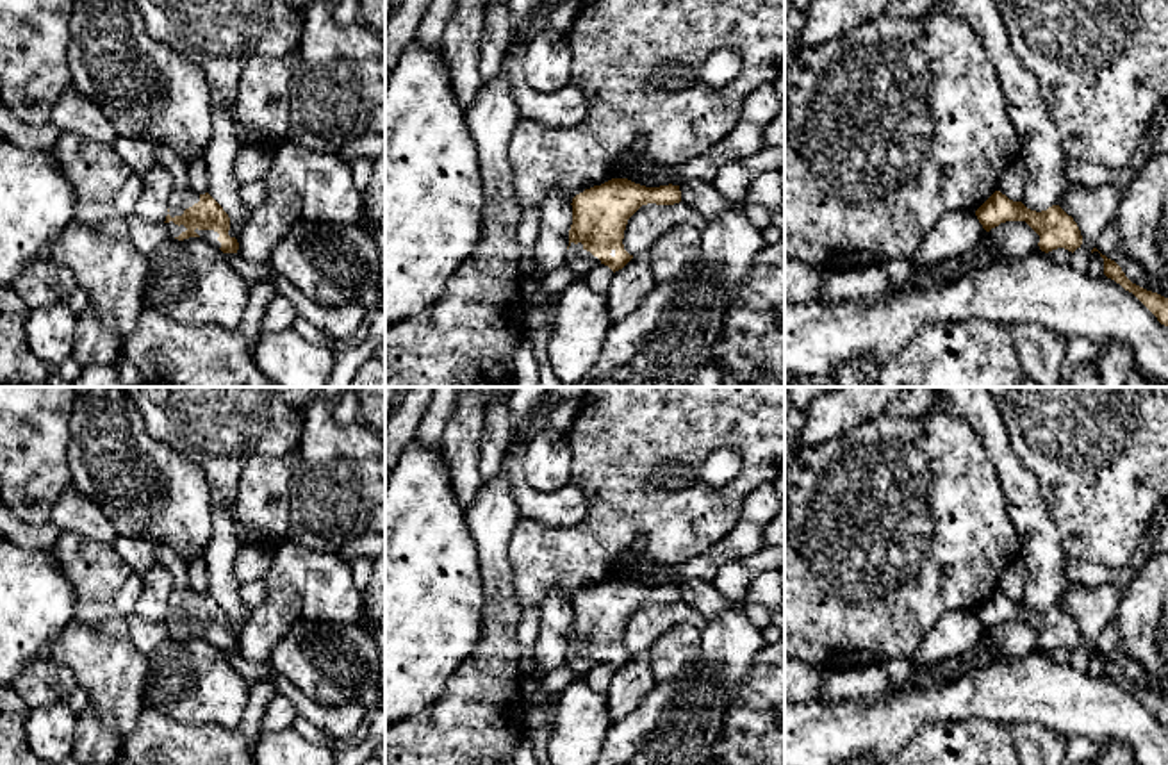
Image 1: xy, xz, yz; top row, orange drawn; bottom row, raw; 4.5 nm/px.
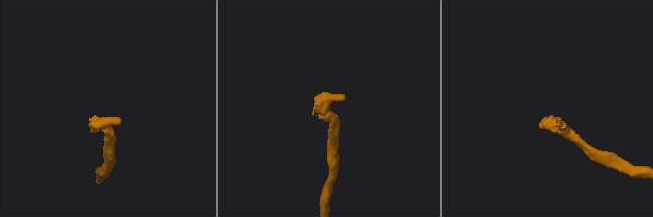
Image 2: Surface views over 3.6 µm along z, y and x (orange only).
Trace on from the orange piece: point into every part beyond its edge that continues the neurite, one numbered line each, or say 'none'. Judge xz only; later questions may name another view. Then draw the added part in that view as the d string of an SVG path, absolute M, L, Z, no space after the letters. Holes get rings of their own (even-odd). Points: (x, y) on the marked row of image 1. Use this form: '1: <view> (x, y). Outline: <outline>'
1: xz (576, 259). Outline: M571 243L569 250L565 251L565 266L578 275L587 275L588 269L597 264L601 264L601 260L587 251L581 243Z

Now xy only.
1: xy (182, 197). Outline: M153 144L153 162L157 162L173 180L169 194L169 216L182 216L185 209L200 202L200 194L191 189L187 164L168 146Z

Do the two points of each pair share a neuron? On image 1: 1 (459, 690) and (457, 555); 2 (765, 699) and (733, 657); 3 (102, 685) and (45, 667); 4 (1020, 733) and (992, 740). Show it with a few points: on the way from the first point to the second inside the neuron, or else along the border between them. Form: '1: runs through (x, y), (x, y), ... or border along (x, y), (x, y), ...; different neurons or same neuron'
1: border along (482, 628), (475, 648), (435, 699); different neurons
2: border along (764, 644), (726, 712); different neurons
3: border along (47, 653), (63, 664), (79, 685); different neurons
4: border along (1004, 728), (1013, 746); different neurons

